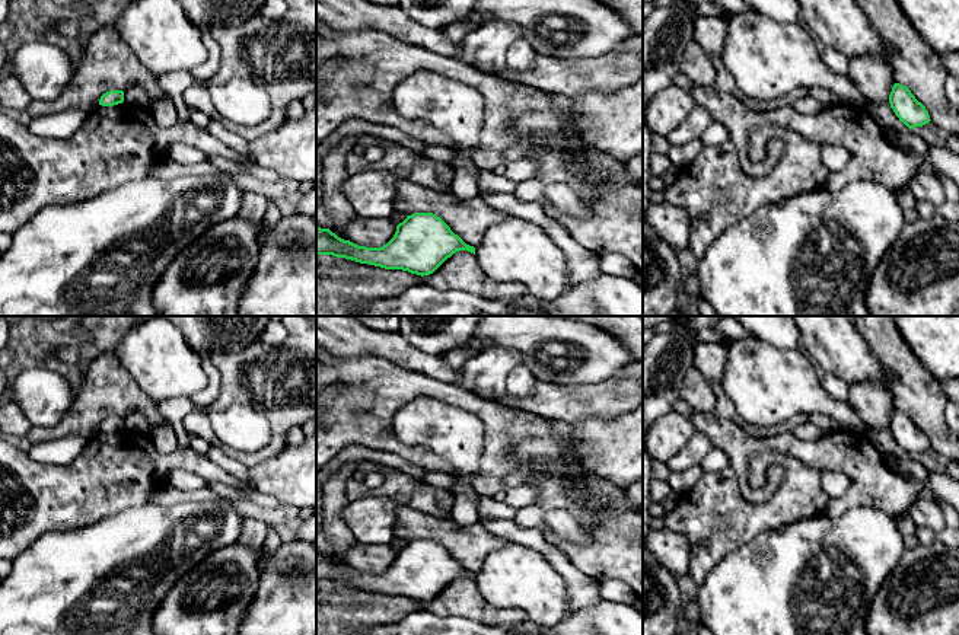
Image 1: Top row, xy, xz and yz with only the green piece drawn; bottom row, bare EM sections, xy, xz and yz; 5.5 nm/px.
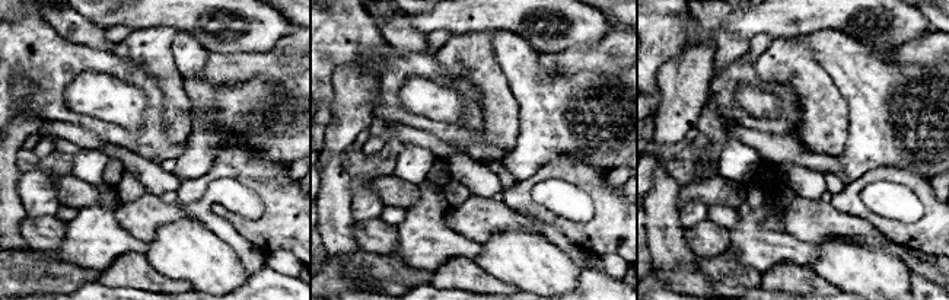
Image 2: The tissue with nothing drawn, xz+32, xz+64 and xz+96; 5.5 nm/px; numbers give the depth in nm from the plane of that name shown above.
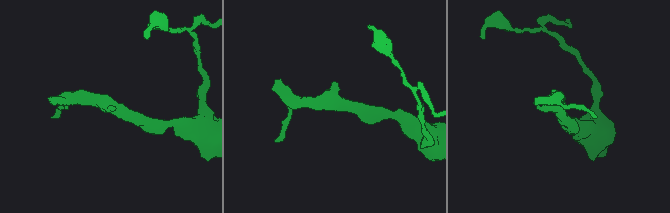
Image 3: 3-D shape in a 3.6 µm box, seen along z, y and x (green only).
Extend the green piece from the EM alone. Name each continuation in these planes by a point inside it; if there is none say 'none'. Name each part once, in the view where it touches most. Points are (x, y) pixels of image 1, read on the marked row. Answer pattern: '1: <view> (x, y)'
none

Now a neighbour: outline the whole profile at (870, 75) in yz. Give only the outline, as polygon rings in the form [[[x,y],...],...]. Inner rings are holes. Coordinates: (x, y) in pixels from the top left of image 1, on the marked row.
[[[864,55],[850,58],[848,77],[860,90],[867,105],[889,102],[889,95],[895,84],[890,64],[879,55]]]

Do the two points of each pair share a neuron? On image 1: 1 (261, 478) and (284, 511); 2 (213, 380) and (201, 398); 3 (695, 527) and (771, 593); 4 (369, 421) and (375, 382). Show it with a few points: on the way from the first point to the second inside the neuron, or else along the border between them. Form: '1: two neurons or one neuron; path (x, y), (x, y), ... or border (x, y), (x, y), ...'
1: two neurons; border (280, 503), (298, 510)
2: one neuron; path (213, 385), (206, 393)
3: two neurons; border (757, 536), (730, 551), (704, 580)
4: one neuron; path (372, 411), (373, 392)

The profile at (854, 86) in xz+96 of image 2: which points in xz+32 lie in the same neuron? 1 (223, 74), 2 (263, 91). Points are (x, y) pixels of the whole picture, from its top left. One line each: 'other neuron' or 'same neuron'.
1: other neuron
2: same neuron

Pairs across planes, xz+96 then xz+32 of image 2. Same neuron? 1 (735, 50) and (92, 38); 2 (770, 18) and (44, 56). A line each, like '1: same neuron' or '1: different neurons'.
1: same neuron
2: different neurons

